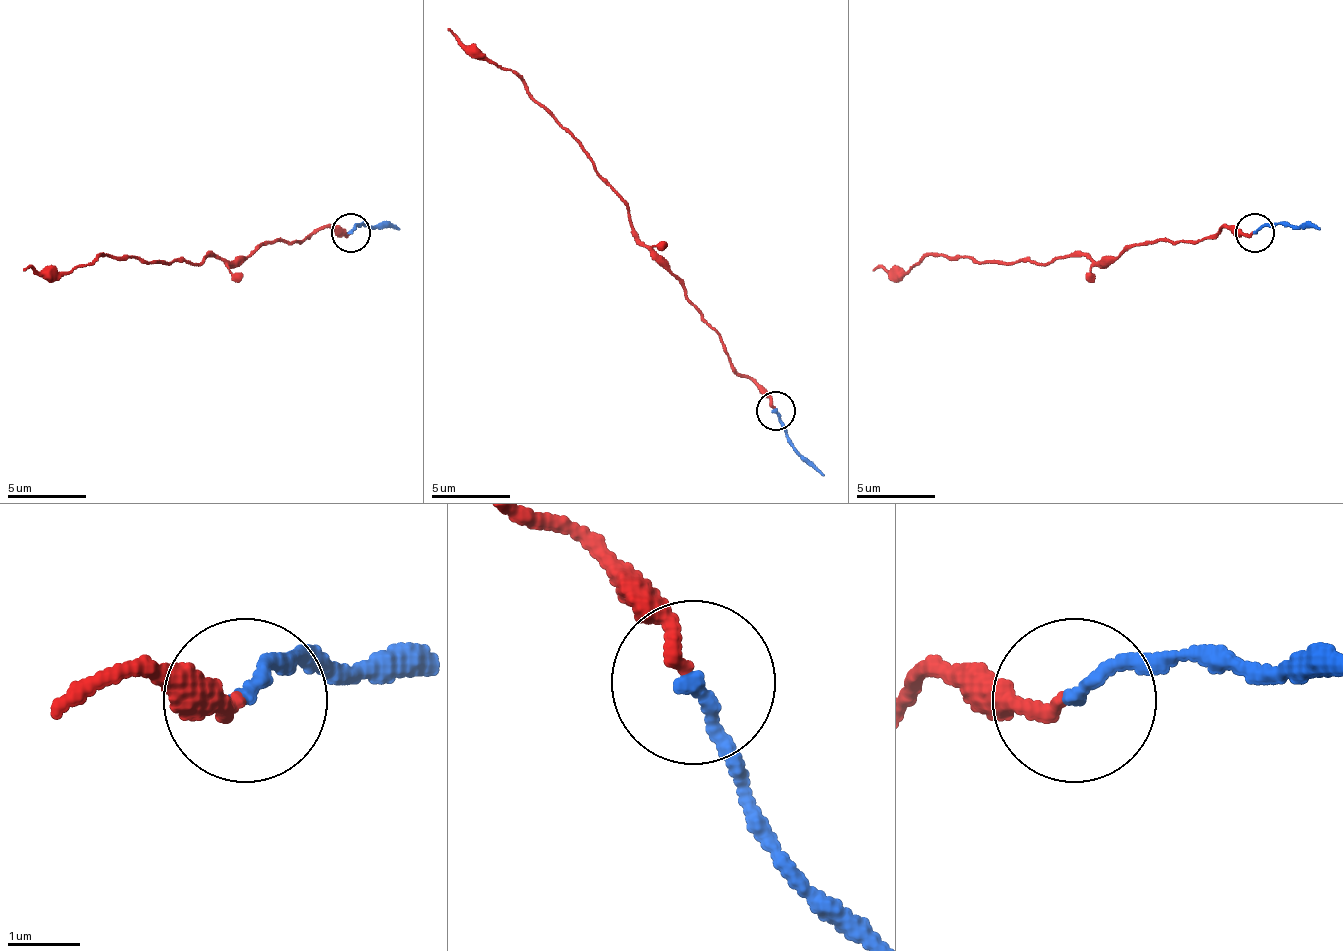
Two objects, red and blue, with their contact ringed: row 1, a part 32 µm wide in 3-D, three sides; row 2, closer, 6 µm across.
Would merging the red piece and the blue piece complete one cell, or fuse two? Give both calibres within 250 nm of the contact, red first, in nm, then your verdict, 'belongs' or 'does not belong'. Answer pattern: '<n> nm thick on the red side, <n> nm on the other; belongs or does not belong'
200 nm thick on the red side, 170 nm on the other; belongs

